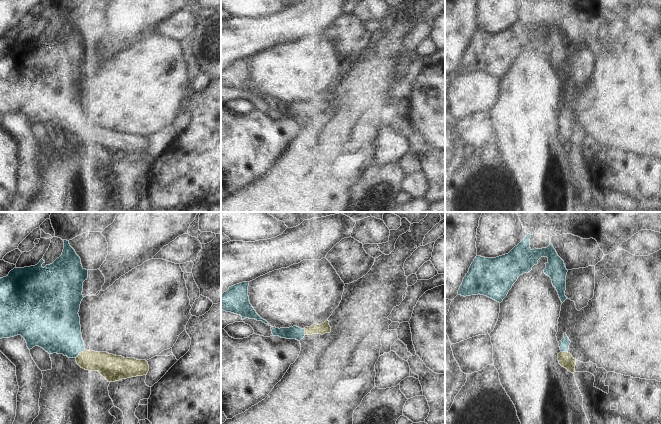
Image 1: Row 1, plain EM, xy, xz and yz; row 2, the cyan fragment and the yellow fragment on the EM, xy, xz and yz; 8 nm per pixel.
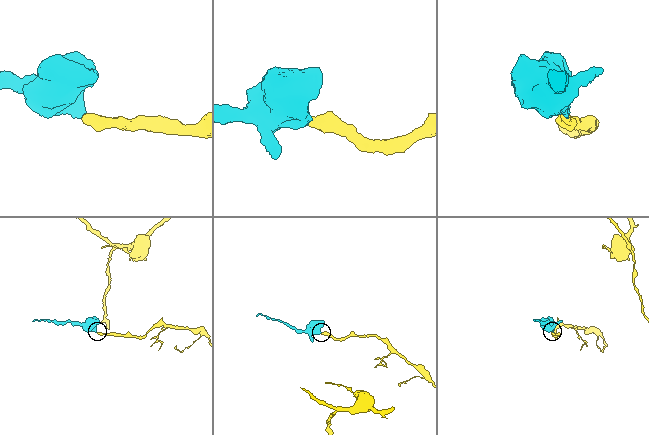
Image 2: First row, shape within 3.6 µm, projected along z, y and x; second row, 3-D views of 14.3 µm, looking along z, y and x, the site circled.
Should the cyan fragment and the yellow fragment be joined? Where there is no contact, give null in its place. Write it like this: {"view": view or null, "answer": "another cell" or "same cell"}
{"view": "xy", "answer": "same cell"}

